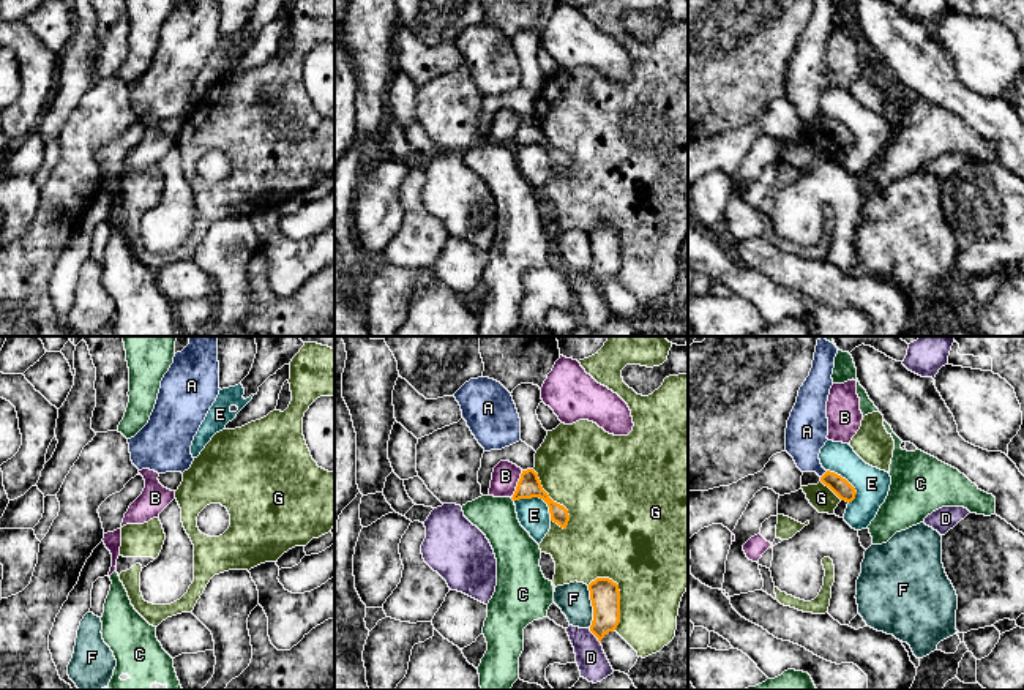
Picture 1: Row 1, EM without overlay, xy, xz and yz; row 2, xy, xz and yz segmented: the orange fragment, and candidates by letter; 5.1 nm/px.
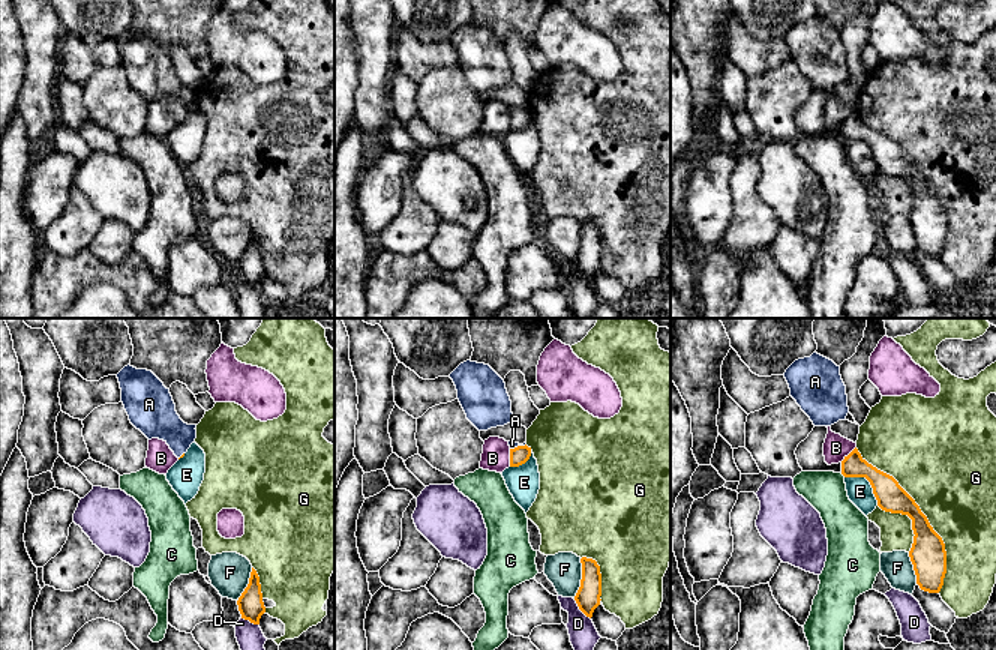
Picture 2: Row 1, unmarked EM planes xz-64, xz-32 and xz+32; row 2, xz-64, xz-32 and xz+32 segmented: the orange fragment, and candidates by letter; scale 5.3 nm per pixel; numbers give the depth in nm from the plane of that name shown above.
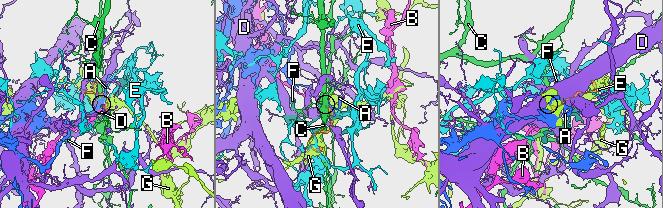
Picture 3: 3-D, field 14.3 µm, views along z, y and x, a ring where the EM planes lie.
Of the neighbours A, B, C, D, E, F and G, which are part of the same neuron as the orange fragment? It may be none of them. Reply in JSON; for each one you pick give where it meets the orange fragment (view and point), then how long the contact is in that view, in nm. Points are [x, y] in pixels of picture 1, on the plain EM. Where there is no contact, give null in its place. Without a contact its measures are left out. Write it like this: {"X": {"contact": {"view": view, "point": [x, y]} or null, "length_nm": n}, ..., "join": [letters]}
{"A": {"contact": {"view": "yz", "point": [824, 120]}, "length_nm": 50}, "join": ["A"]}

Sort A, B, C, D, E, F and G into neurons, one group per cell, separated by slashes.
A / B / C / D / E / F / G

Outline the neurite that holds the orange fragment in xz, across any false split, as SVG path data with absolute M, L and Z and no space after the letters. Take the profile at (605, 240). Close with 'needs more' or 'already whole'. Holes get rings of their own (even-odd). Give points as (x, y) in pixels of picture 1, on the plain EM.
M596 224L589 231L589 237L593 253L590 278L601 289L620 268L620 237L619 231L609 224Z; already whole

